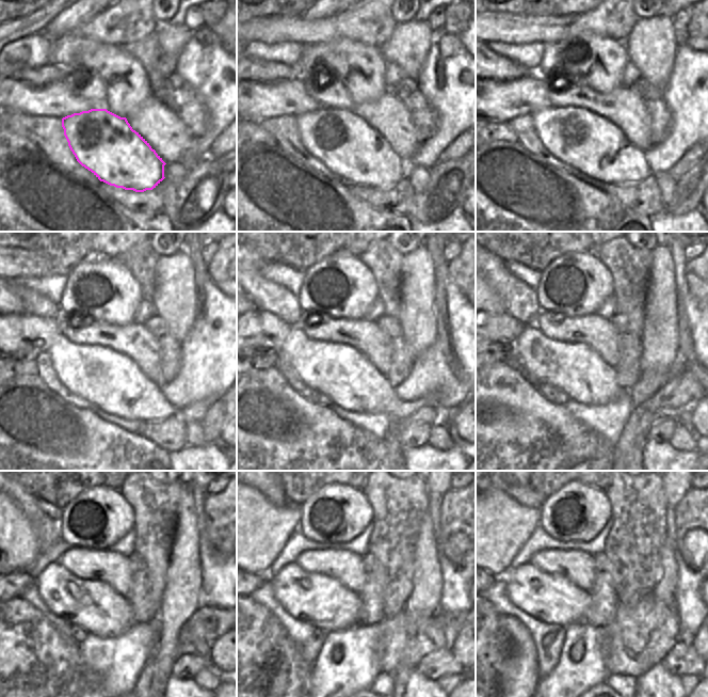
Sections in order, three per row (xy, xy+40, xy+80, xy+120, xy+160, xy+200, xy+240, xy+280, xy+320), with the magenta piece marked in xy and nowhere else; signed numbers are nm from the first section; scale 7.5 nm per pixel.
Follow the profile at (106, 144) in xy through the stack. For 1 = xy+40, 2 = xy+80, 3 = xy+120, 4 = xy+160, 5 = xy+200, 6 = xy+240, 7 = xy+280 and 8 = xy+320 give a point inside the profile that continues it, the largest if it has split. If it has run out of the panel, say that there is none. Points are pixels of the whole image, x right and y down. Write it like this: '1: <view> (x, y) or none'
1: xy+40 (341, 140)
2: xy+80 (581, 139)
3: xy+120 (110, 380)
4: xy+160 (338, 370)
5: xy+200 (576, 369)
6: xy+240 (95, 606)
7: xy+280 (323, 602)
8: xy+320 (552, 599)

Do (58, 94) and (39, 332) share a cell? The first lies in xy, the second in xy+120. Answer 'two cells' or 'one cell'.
one cell

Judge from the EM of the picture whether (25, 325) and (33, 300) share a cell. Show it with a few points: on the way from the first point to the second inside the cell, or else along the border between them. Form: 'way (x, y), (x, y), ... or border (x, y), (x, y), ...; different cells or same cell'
border (26, 311), (42, 317), (53, 318); different cells

